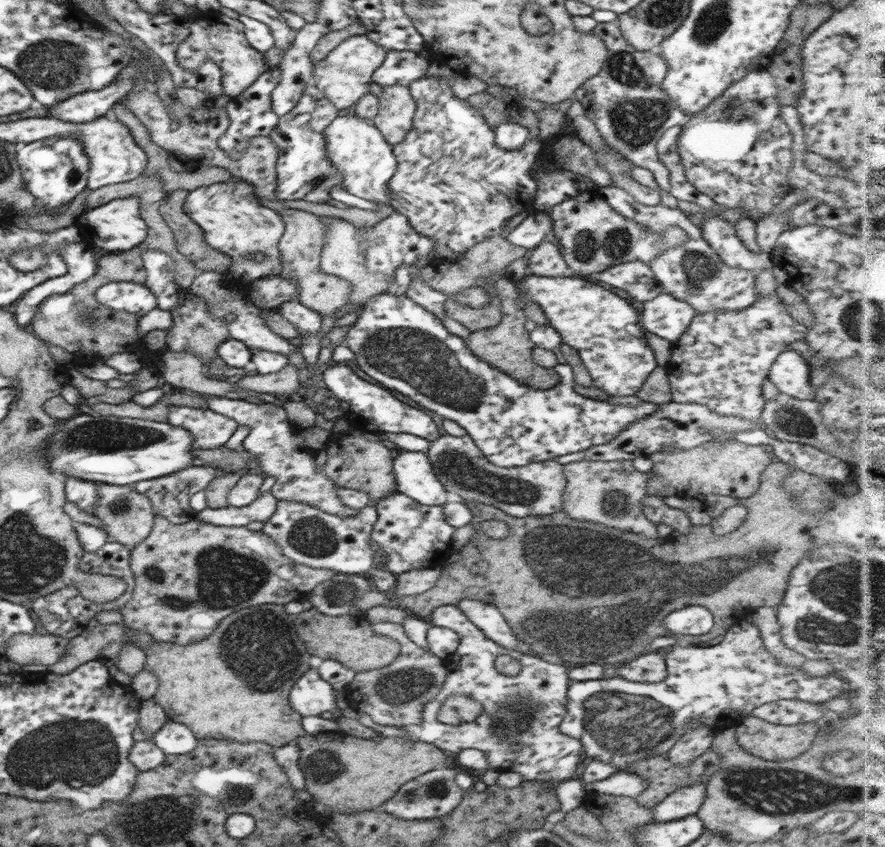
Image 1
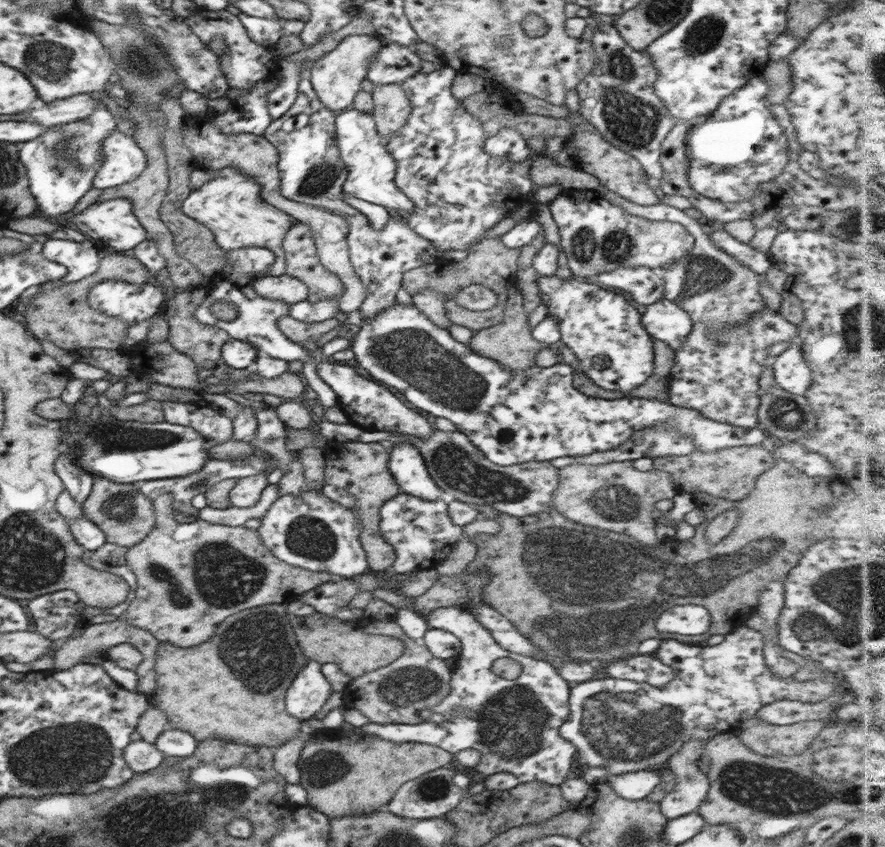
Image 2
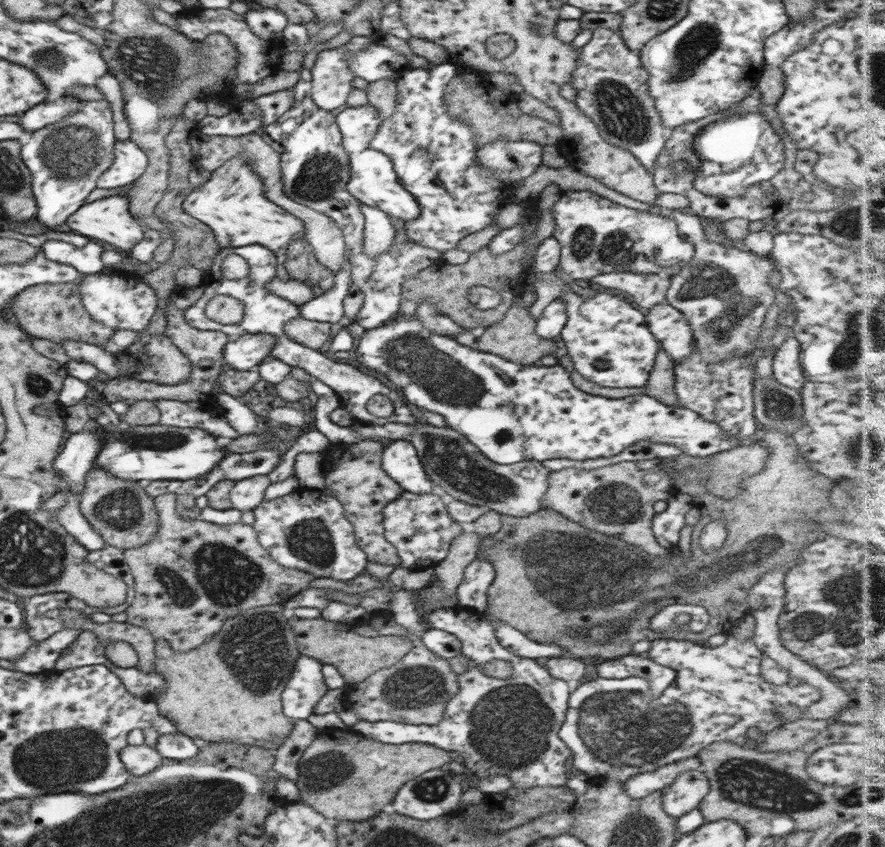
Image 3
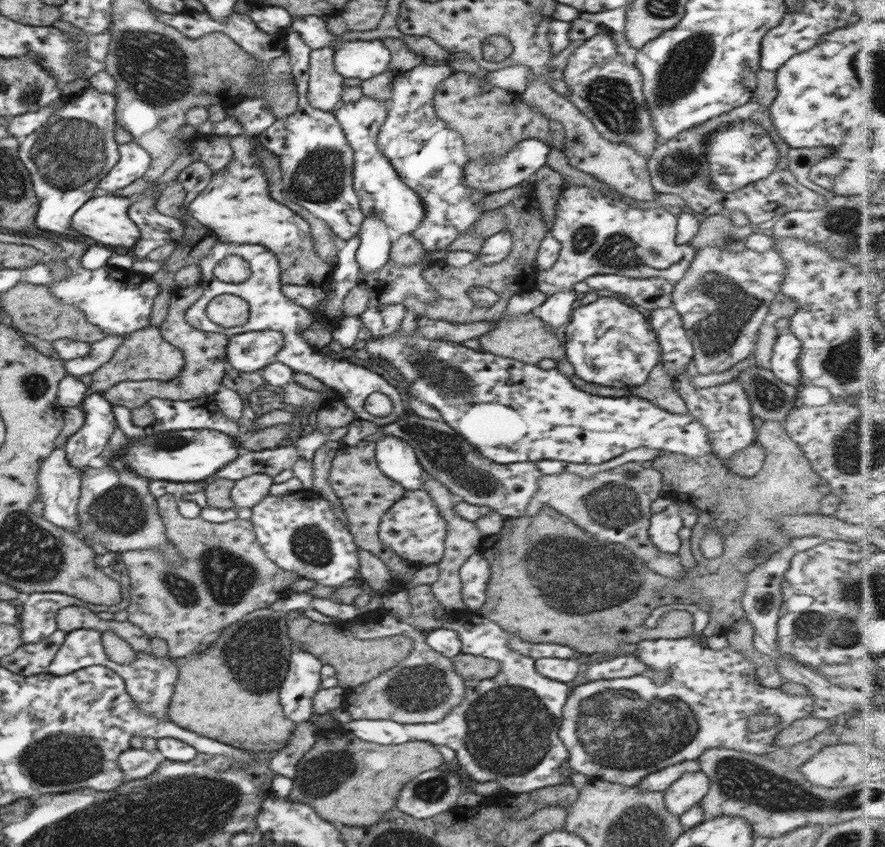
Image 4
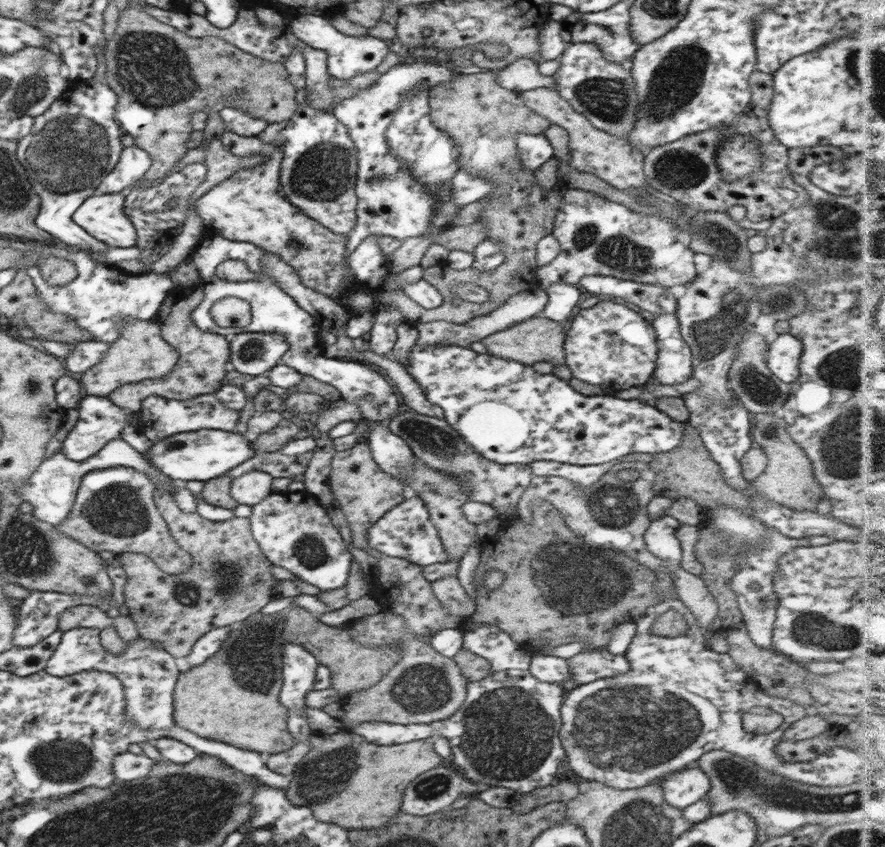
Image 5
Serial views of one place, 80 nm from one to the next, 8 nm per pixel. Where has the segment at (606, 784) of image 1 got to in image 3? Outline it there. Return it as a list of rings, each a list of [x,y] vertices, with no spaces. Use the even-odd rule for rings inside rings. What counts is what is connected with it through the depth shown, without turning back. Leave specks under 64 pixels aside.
[[[696,756],[657,767],[651,772],[629,776],[621,784],[631,798],[641,798],[655,791],[664,791],[680,772],[692,769],[700,769],[700,760]]]

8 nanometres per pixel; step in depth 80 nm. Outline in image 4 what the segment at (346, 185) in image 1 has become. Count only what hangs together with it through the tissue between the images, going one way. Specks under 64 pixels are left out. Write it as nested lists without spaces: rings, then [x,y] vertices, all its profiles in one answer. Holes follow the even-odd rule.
[[[361,95],[355,102],[341,104],[334,113],[336,121],[344,132],[347,144],[353,149],[352,187],[358,198],[361,214],[376,215],[386,223],[394,236],[409,234],[419,226],[424,215],[424,206],[416,192],[413,192],[393,170],[390,160],[376,145],[376,136],[388,111],[389,102]]]

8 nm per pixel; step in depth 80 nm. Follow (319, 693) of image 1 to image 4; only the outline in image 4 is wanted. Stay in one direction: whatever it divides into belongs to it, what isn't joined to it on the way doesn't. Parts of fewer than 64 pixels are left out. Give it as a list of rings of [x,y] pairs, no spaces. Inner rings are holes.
[[[293,649],[284,679],[280,682],[278,699],[286,716],[294,725],[314,714],[313,696],[319,689],[322,662],[307,652]]]

